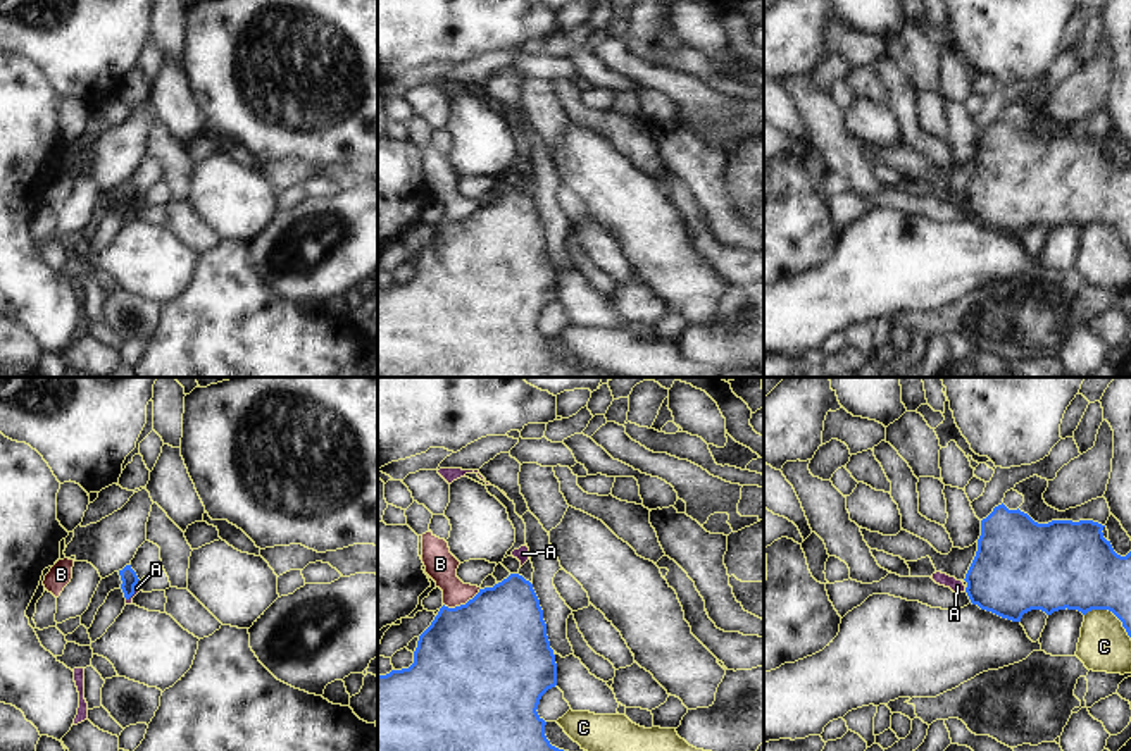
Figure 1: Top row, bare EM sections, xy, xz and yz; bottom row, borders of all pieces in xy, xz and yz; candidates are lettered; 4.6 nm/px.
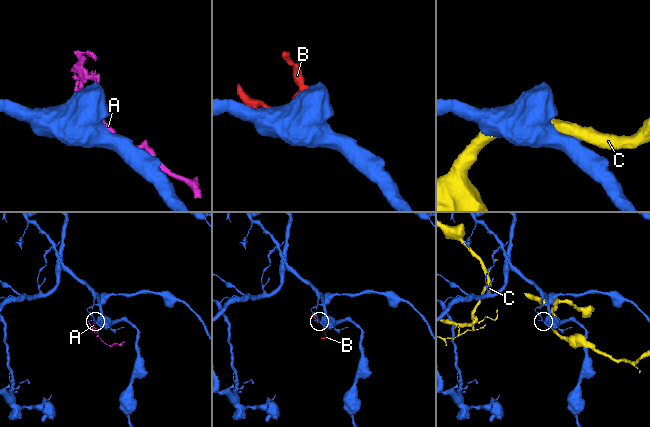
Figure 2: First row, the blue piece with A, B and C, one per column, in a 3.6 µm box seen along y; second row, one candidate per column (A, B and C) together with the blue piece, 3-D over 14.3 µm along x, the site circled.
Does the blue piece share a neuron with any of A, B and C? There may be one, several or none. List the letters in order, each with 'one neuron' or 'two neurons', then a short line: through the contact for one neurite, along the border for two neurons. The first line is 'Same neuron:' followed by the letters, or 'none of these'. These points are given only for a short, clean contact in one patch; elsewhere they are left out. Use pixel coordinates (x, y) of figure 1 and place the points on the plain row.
Same neuron: none of these
A: two neurons; line yz (964, 202), (966, 205)
B: two neurons; line xz (480, 202), (464, 217), (443, 219)
C: two neurons

